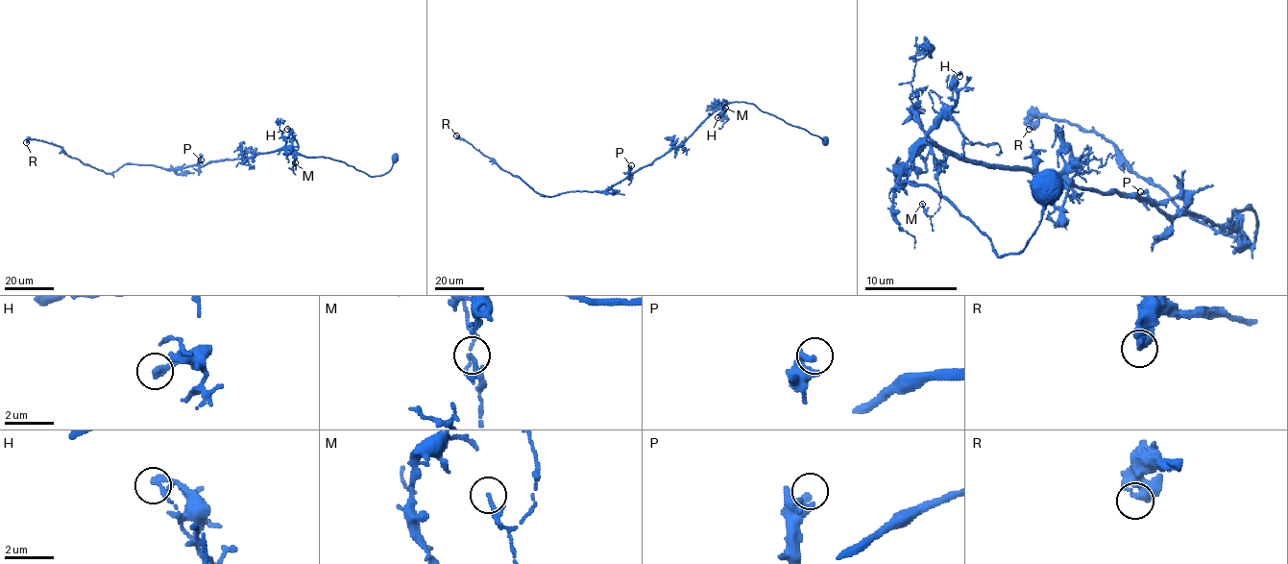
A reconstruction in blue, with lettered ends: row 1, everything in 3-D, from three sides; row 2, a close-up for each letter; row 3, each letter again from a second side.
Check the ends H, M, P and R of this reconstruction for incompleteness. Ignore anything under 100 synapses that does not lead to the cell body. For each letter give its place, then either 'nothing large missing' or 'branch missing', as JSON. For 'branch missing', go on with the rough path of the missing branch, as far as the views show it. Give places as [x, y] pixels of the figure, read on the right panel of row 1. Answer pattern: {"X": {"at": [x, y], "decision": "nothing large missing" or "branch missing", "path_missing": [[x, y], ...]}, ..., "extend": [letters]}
{"H": {"at": [959, 76], "decision": "nothing large missing"}, "M": {"at": [922, 204], "decision": "nothing large missing"}, "P": {"at": [1140, 191], "decision": "nothing large missing"}, "R": {"at": [1029, 129], "decision": "nothing large missing"}, "extend": []}

